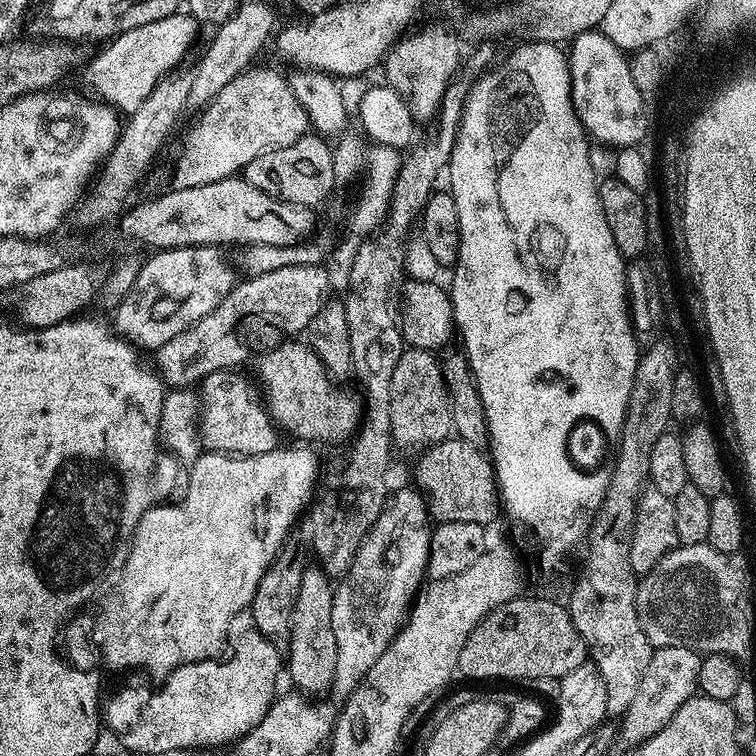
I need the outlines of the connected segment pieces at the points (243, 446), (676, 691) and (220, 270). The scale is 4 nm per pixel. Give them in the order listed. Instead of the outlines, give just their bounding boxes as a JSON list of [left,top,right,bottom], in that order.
[[198,370,278,456],[620,648,701,746],[114,247,234,351]]

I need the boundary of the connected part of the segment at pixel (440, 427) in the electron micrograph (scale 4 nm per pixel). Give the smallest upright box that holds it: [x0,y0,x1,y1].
[390,347,454,446]

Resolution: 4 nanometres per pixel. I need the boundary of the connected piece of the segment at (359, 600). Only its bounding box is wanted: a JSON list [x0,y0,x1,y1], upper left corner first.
[330,488,432,698]

